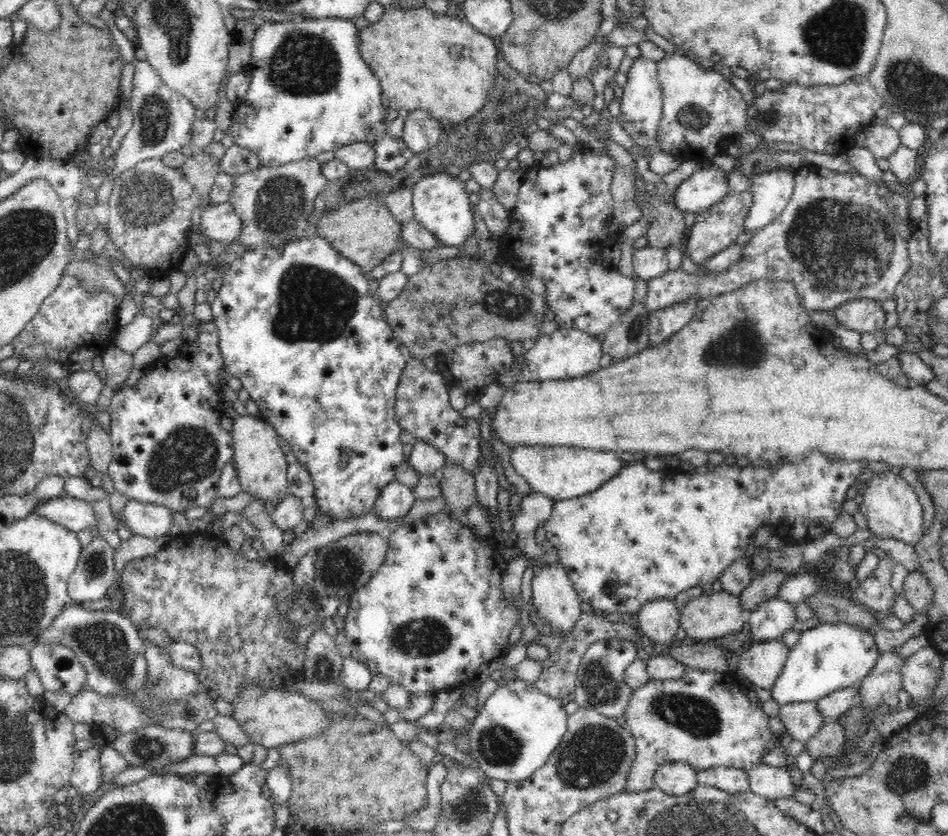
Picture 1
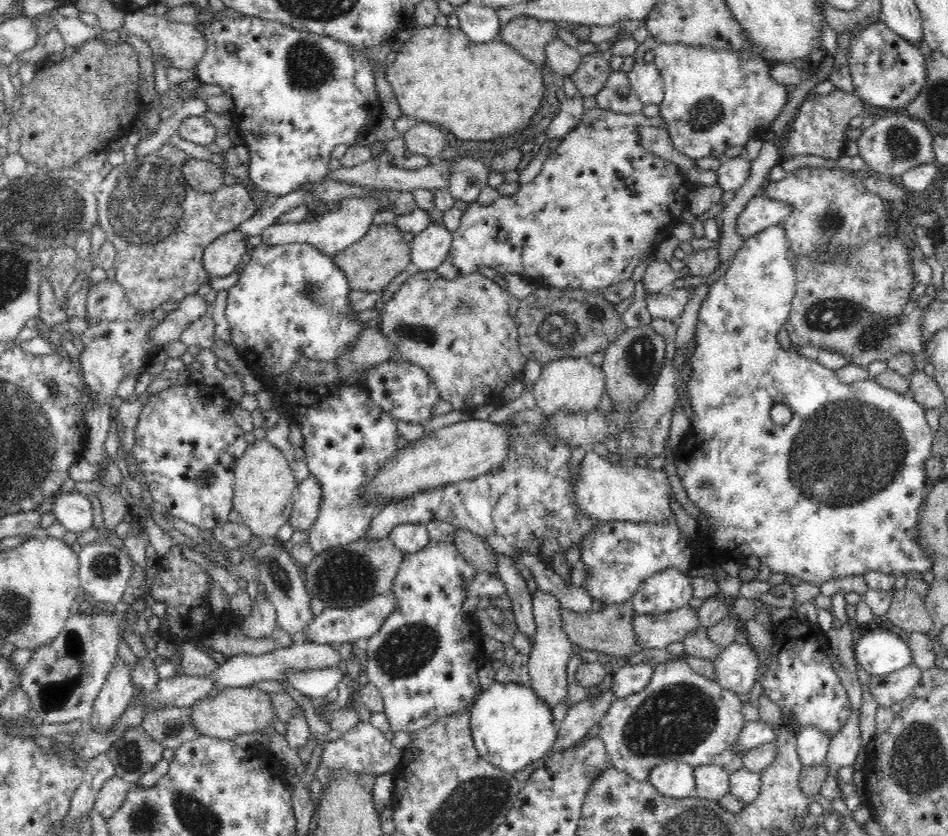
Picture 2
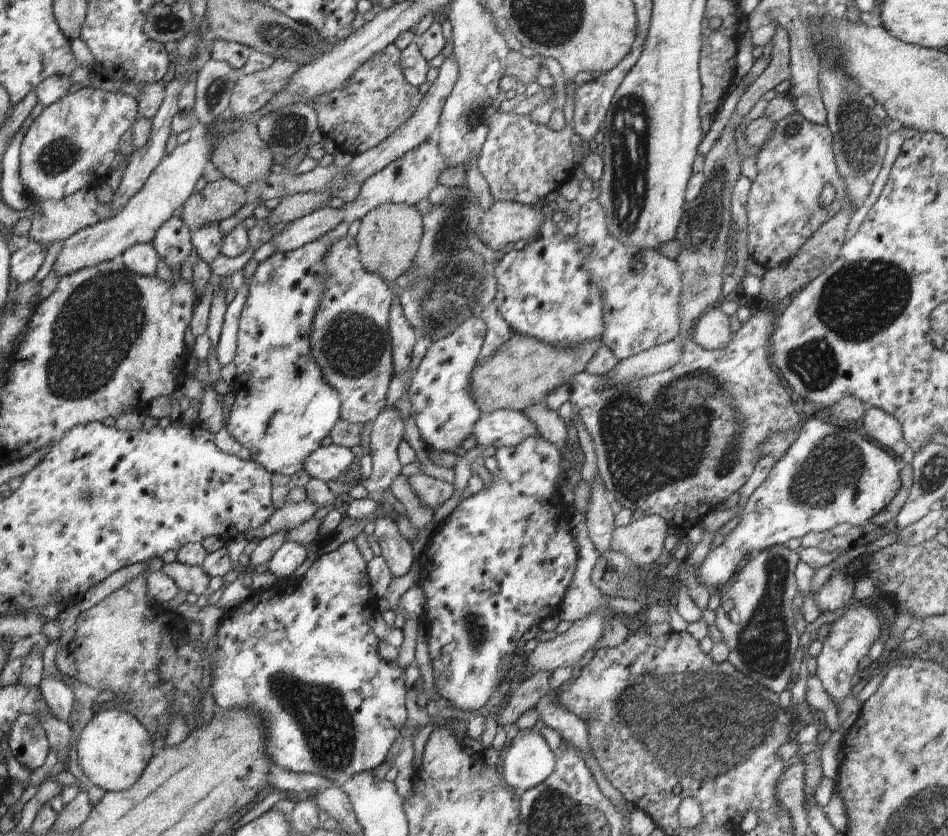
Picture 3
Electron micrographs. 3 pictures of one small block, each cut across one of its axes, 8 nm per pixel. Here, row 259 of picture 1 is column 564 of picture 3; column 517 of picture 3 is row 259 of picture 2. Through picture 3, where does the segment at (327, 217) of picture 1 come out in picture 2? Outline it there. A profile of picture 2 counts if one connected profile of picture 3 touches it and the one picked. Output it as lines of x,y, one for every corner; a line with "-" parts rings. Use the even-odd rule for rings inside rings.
372,224
364,234
364,238
336,252
333,261
346,275
351,290
378,292
384,290
398,274
406,270
406,266
411,262
410,247
411,244
404,240
398,227
392,224

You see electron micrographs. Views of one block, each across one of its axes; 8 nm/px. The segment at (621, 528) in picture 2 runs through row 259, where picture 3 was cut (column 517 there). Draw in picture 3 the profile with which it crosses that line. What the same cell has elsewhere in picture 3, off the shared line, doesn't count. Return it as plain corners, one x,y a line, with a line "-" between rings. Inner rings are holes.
534,729
518,731
516,736
513,737
511,745
506,751
506,756
502,758
503,776
508,786
517,792
523,792
534,788
536,785
542,784
544,780
554,772
556,758
552,749
548,746
547,740

